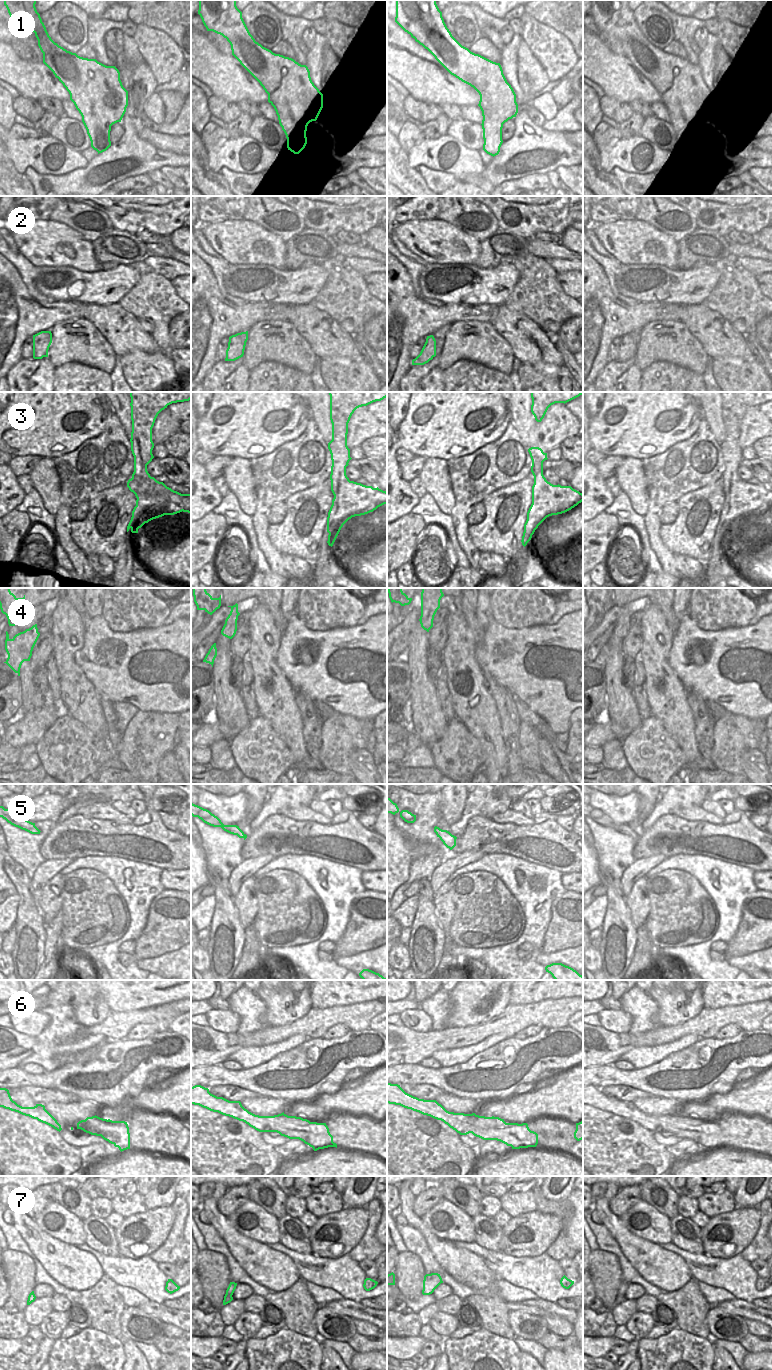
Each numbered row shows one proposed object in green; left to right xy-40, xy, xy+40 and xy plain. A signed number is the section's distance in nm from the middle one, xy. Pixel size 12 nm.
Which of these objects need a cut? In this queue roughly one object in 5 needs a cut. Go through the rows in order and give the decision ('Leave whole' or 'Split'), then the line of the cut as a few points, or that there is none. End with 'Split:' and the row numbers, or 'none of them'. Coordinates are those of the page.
1: Leave whole. No split
2: Leave whole. No split
3: Split. Split along xy (350, 481), (346, 487), (344, 508), (338, 515), (344, 522)
4: Leave whole. No split
5: Leave whole. No split
6: Leave whole. No split
7: Leave whole. No split
Split: 3.

